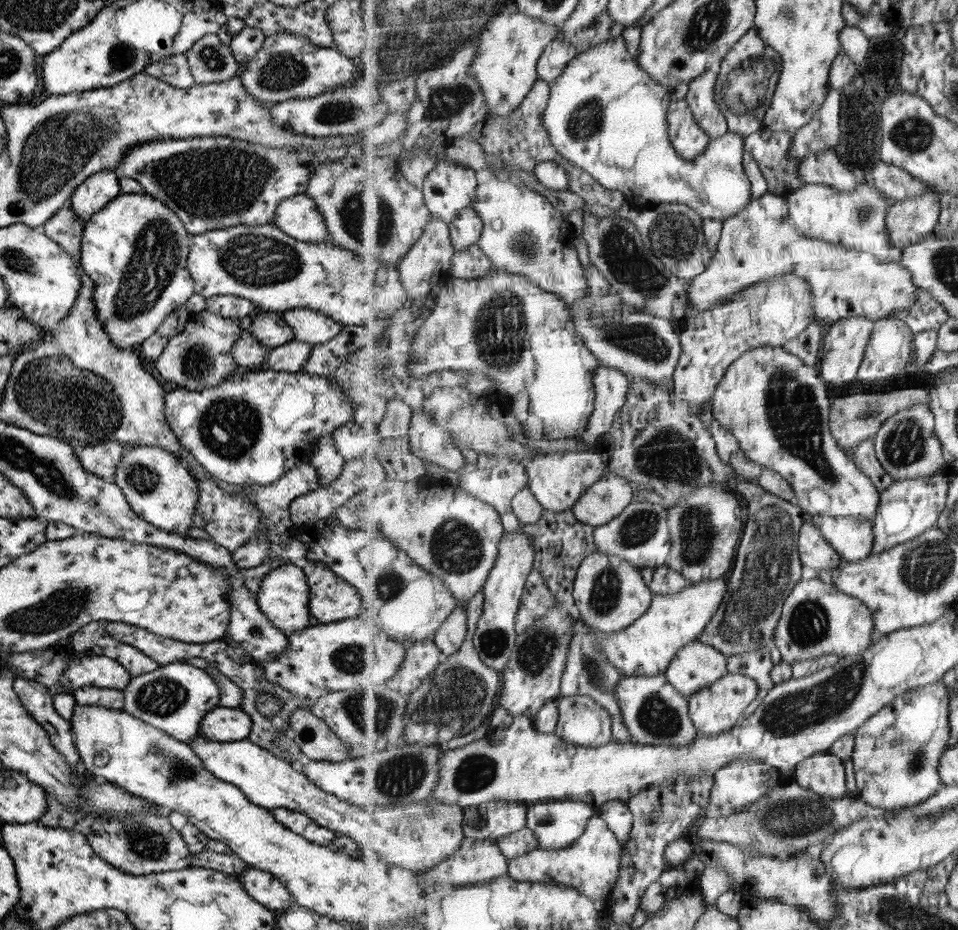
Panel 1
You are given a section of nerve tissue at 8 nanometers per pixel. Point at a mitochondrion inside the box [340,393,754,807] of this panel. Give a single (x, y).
(456, 696)

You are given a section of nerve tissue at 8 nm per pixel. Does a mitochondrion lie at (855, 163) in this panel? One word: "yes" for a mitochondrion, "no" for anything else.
no

